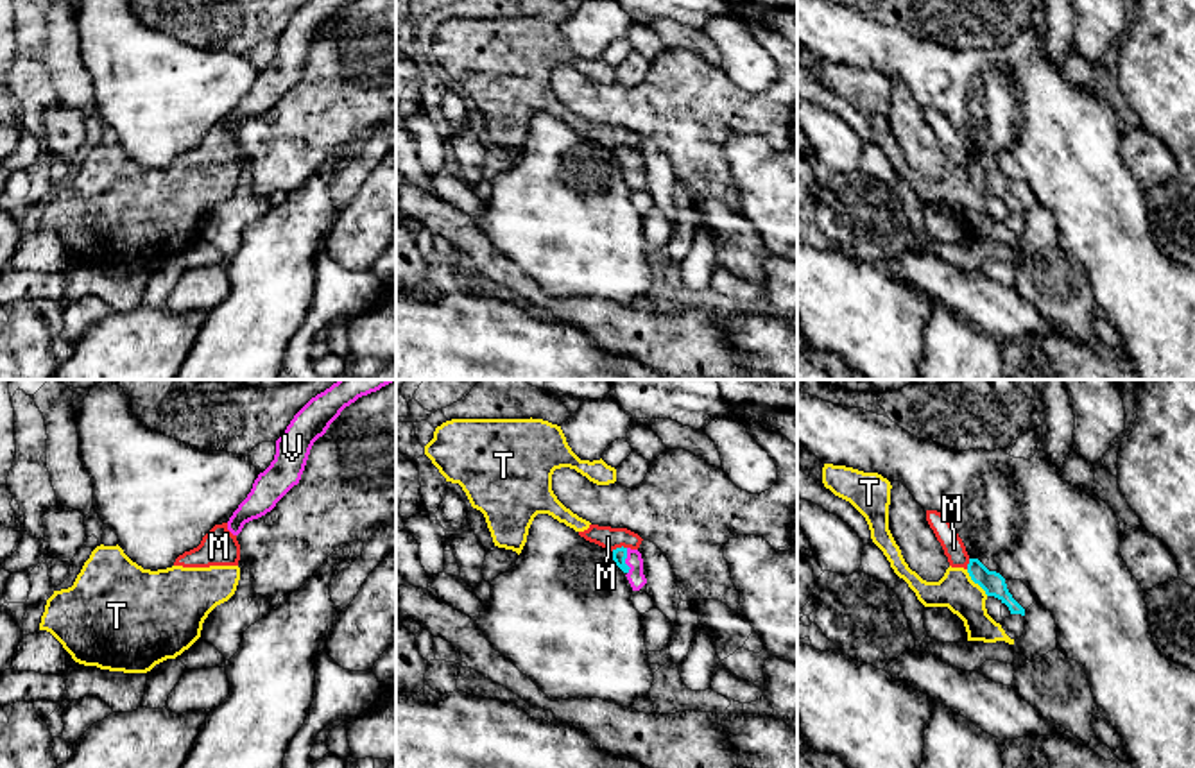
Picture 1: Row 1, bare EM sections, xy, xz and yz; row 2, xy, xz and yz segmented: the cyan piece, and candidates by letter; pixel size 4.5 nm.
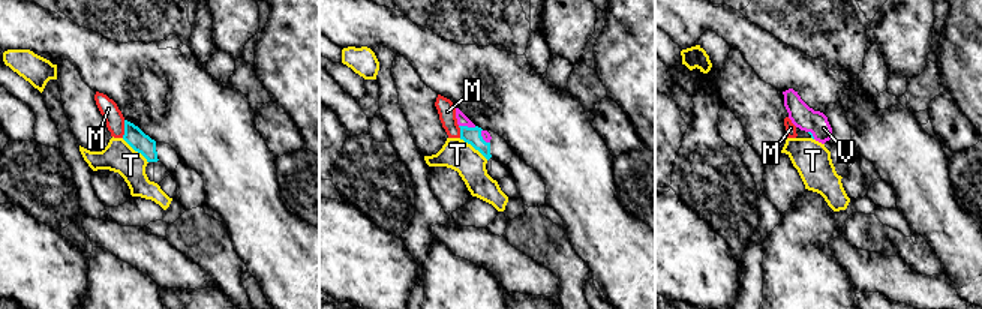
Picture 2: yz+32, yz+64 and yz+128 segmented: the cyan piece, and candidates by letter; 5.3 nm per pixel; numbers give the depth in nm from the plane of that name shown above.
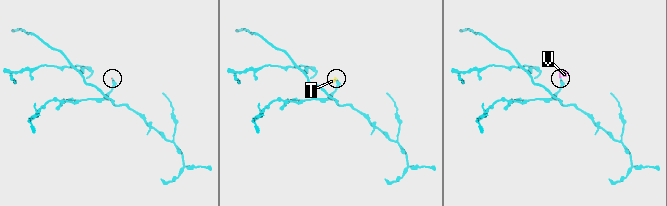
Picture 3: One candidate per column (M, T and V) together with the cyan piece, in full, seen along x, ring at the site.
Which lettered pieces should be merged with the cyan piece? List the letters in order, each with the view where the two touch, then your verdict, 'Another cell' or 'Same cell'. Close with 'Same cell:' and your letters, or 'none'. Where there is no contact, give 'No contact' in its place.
M: Touches cyan in xz. Another cell
T: Touches cyan in yz. Another cell
V: Touches cyan in xz. Same cell
Same cell: V

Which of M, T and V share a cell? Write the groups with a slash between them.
M T / V

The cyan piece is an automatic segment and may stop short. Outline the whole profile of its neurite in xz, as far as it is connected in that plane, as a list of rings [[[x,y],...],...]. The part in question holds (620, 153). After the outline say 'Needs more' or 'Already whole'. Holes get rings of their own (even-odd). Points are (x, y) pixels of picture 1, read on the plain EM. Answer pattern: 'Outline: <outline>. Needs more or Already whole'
Outline: [[[616,147],[613,149],[613,159],[625,172],[632,190],[640,190],[647,183],[643,158],[638,149]]]. Needs more

